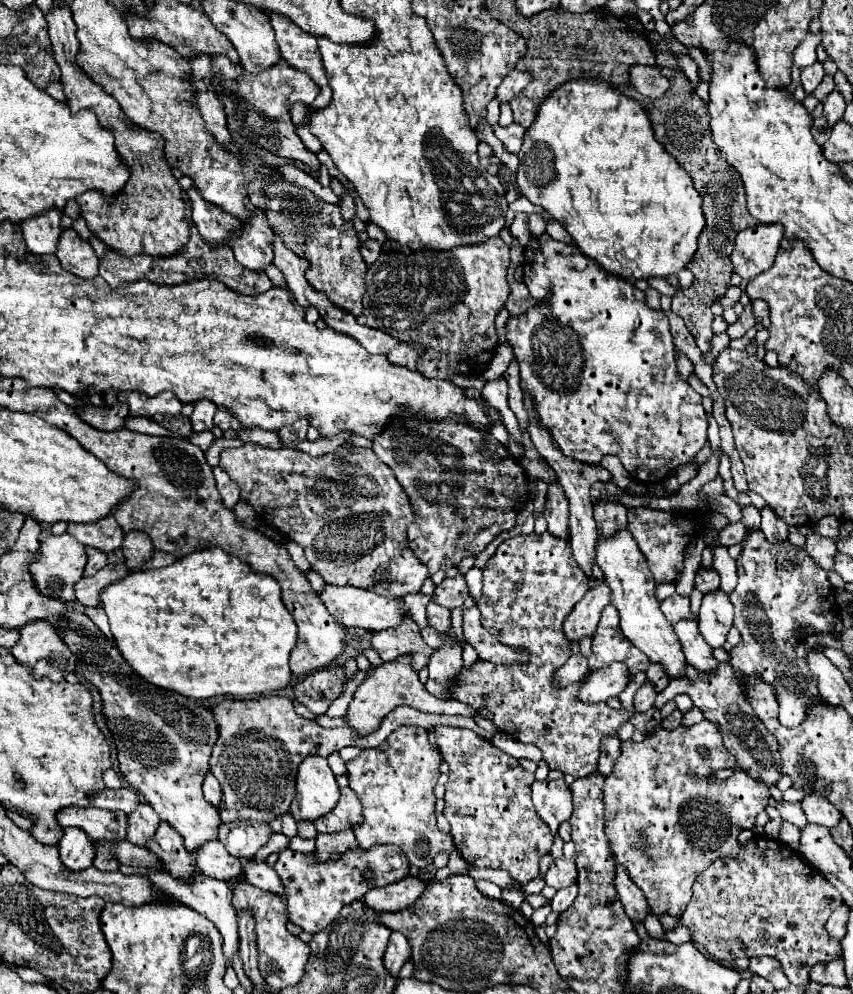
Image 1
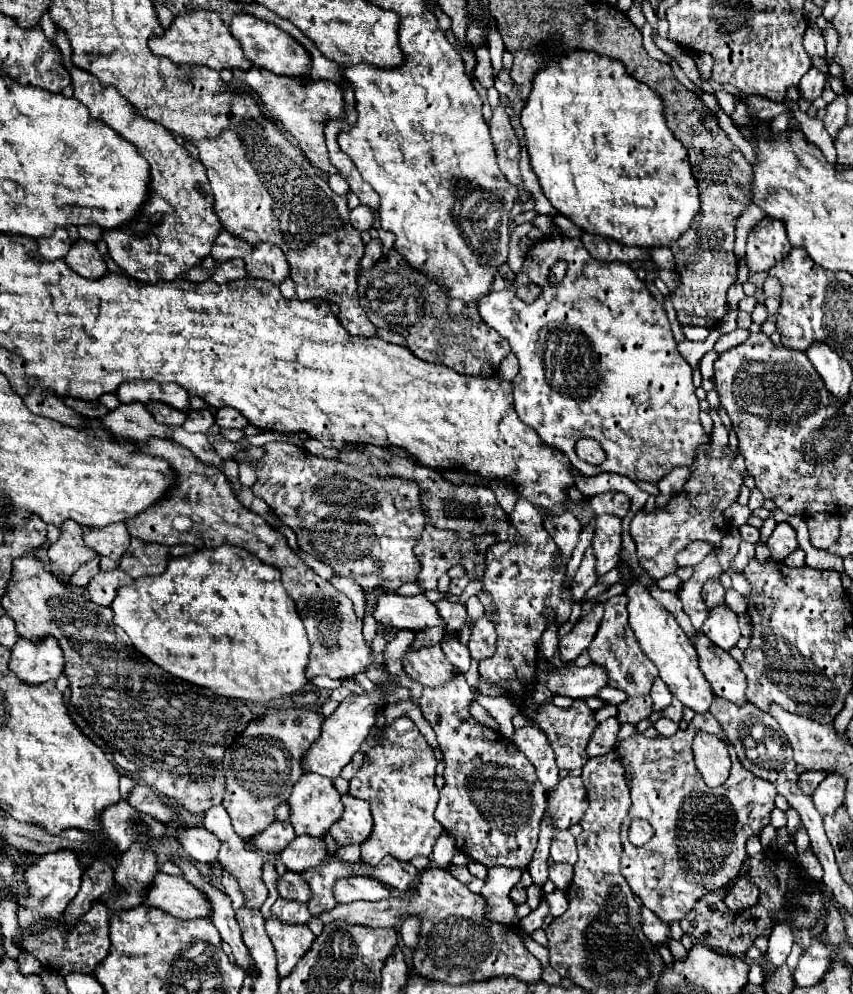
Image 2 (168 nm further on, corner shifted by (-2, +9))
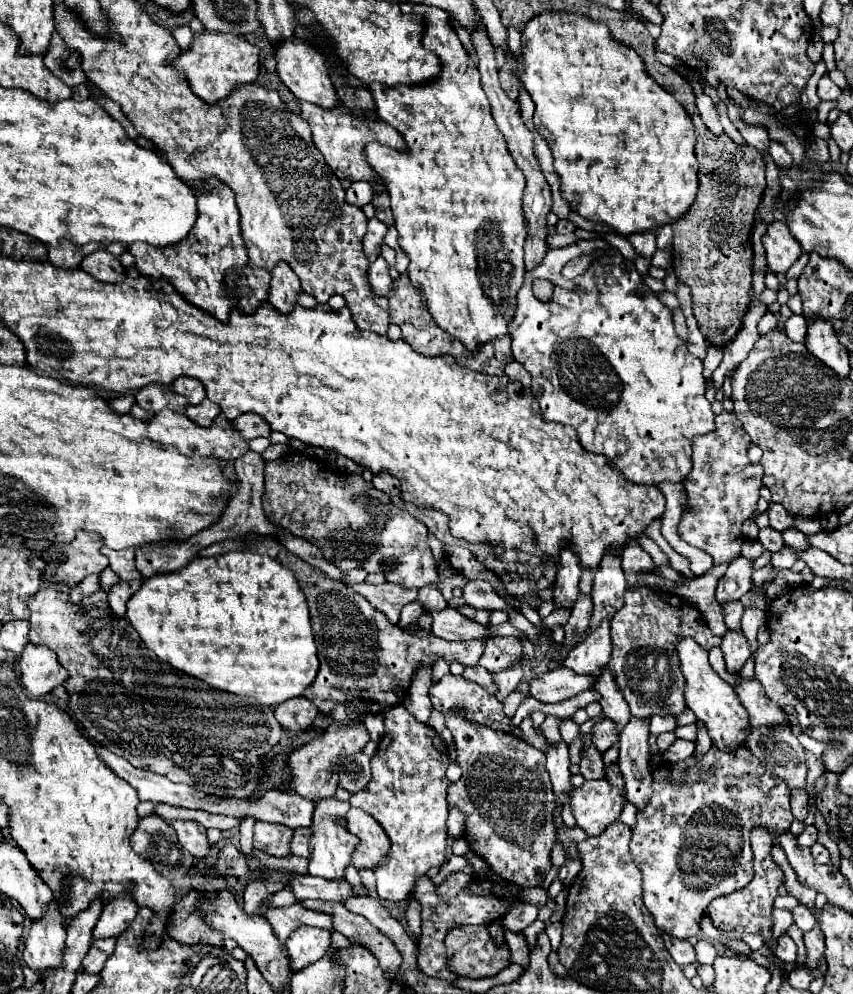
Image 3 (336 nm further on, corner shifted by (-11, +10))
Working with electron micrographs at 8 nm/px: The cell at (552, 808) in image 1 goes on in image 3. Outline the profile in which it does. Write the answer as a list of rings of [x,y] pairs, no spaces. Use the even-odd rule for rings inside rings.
[[[586,780],[580,788],[572,790],[572,814],[588,836],[598,836],[608,822],[620,818],[624,804],[624,790],[612,790],[604,780]]]

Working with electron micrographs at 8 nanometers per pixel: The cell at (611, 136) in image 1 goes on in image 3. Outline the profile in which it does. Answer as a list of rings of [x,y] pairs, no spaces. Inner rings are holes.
[[[544,12],[532,18],[524,32],[522,32],[522,54],[520,54],[520,66],[518,66],[518,76],[524,84],[524,88],[530,92],[536,112],[534,112],[534,126],[536,130],[546,138],[552,156],[554,156],[554,170],[560,176],[560,192],[562,198],[568,202],[568,206],[578,212],[582,218],[592,220],[592,222],[602,222],[610,228],[614,228],[622,236],[638,234],[638,232],[648,232],[648,230],[658,230],[666,224],[672,224],[680,218],[684,218],[696,198],[698,192],[698,160],[694,156],[694,124],[688,116],[688,112],[680,106],[680,102],[668,94],[658,82],[654,82],[646,70],[642,58],[628,46],[616,42],[608,30],[606,24],[594,22],[586,16],[572,14],[572,12]]]

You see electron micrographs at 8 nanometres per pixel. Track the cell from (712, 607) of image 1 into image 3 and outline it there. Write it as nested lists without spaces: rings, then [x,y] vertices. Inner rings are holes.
[[[726,630],[726,634],[722,636],[720,650],[724,654],[728,672],[738,672],[752,654],[748,638],[744,636],[742,630]]]

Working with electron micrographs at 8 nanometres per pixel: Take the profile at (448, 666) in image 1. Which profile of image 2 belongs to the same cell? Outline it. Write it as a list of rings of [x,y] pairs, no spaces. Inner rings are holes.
[[[461,673],[443,687],[425,687],[419,699],[419,709],[435,729],[445,759],[445,787],[435,819],[453,835],[457,851],[473,861],[485,867],[503,865],[527,871],[547,809],[547,795],[529,759],[505,735],[479,725],[469,713],[471,703],[473,693]]]

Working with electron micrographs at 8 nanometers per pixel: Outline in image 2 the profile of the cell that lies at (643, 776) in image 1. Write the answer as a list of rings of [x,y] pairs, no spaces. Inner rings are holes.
[[[711,713],[695,715],[693,721],[689,723],[689,727],[685,731],[677,731],[673,737],[647,739],[645,735],[635,733],[631,739],[623,741],[617,747],[617,755],[621,757],[621,763],[633,777],[633,781],[631,781],[633,805],[621,827],[621,841],[623,841],[621,873],[627,879],[631,891],[643,901],[643,905],[647,909],[651,909],[655,915],[659,915],[659,919],[663,919],[663,923],[681,921],[683,915],[687,915],[703,895],[717,891],[719,887],[727,887],[729,883],[733,883],[737,879],[743,859],[747,857],[747,851],[745,851],[747,839],[759,837],[761,829],[771,823],[771,811],[775,809],[777,791],[771,783],[751,775],[751,771],[747,771],[739,763],[737,753],[731,747],[731,741],[727,739],[727,735],[723,735],[721,725],[717,723],[717,719]],[[699,731],[715,733],[729,747],[733,767],[731,767],[729,779],[721,787],[715,787],[715,789],[707,787],[705,781],[701,779],[701,773],[695,767],[691,743],[693,743],[695,733],[699,733]],[[633,819],[647,819],[655,831],[653,839],[649,843],[645,843],[643,847],[635,847],[627,839],[627,831],[629,831],[629,825]]]

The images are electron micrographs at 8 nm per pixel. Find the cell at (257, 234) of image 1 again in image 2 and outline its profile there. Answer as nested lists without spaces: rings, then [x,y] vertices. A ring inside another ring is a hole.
[[[259,243],[245,257],[245,269],[249,277],[267,279],[275,285],[281,285],[289,277],[289,265],[285,253],[269,243]]]

